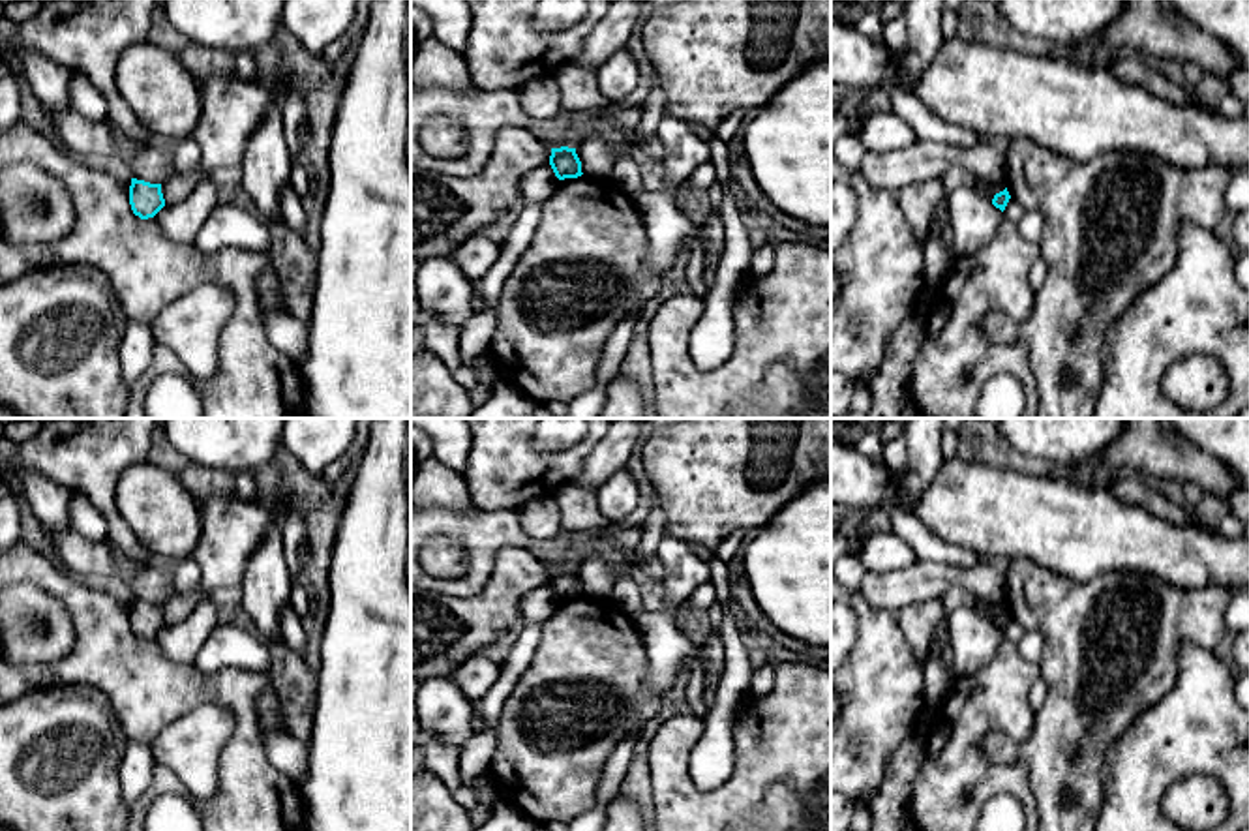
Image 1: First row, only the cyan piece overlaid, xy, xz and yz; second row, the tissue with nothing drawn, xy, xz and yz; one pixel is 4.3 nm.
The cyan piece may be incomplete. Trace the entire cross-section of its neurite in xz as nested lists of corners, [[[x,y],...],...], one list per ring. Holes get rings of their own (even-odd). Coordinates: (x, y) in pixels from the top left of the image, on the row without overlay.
[[[551,568],[549,585],[559,600],[581,597],[581,582],[576,568]]]

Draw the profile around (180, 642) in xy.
[[[212,595],[204,597],[189,617],[178,625],[165,625],[154,638],[161,653],[178,662],[193,662],[210,632],[219,625]]]

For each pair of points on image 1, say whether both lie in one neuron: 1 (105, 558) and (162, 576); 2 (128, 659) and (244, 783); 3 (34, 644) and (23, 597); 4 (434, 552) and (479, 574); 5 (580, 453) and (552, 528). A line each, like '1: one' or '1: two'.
1: one
2: one
3: one
4: two
5: two

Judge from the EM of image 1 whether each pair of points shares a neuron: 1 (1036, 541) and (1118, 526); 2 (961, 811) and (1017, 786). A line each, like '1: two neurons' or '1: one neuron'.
1: one neuron
2: one neuron

